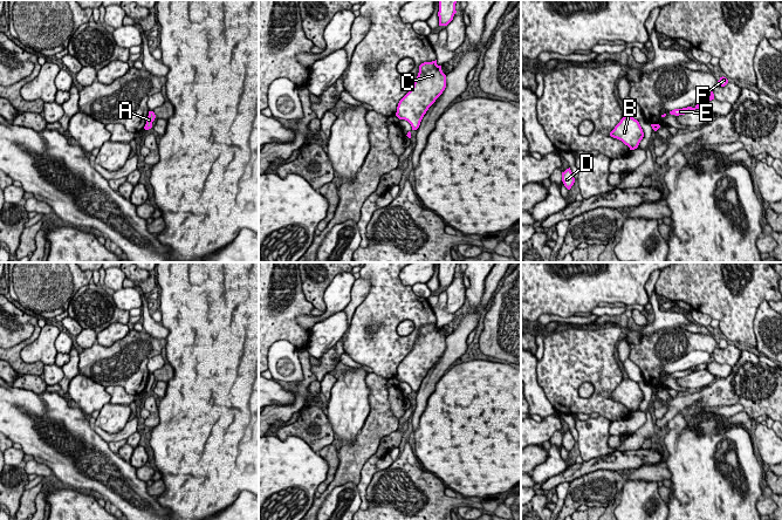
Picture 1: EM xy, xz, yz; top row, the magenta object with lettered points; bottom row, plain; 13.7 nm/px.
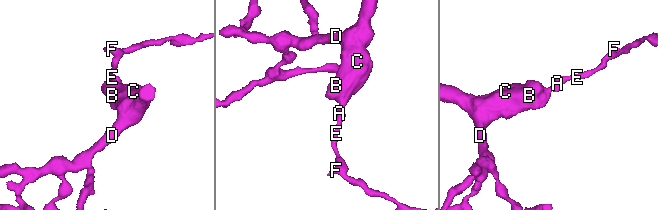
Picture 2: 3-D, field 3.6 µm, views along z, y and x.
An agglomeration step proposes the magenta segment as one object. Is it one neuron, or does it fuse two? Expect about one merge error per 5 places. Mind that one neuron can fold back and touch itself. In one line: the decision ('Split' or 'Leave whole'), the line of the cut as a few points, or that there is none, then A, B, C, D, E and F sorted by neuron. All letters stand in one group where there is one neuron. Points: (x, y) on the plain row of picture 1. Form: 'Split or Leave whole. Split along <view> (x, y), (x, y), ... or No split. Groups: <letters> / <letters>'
Leave whole. No split. Groups: A B C D E F

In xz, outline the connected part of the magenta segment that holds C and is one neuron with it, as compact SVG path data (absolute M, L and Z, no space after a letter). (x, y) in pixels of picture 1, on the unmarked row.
M437 322L421 326L413 349L398 365L396 378L407 383L412 392L417 392L426 374L445 350L446 337Z

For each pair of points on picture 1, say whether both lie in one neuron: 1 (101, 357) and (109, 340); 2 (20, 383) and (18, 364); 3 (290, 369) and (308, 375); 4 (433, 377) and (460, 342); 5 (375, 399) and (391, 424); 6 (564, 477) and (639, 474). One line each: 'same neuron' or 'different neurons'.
1: different neurons
2: different neurons
3: different neurons
4: same neuron
5: same neuron
6: different neurons

